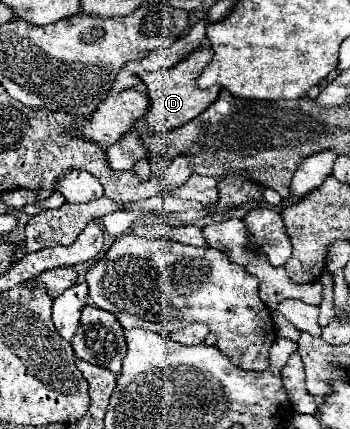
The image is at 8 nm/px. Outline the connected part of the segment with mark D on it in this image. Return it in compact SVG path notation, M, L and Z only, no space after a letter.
M200 47L200 49L192 51L186 59L182 59L172 69L142 75L142 81L144 81L148 97L150 97L150 109L144 115L146 125L148 125L148 133L158 135L158 133L182 127L184 123L196 119L200 113L204 113L210 107L210 103L218 97L220 87L198 89L196 81L198 81L200 73L204 71L204 67L212 61L212 55L214 55L214 51L210 47Z

